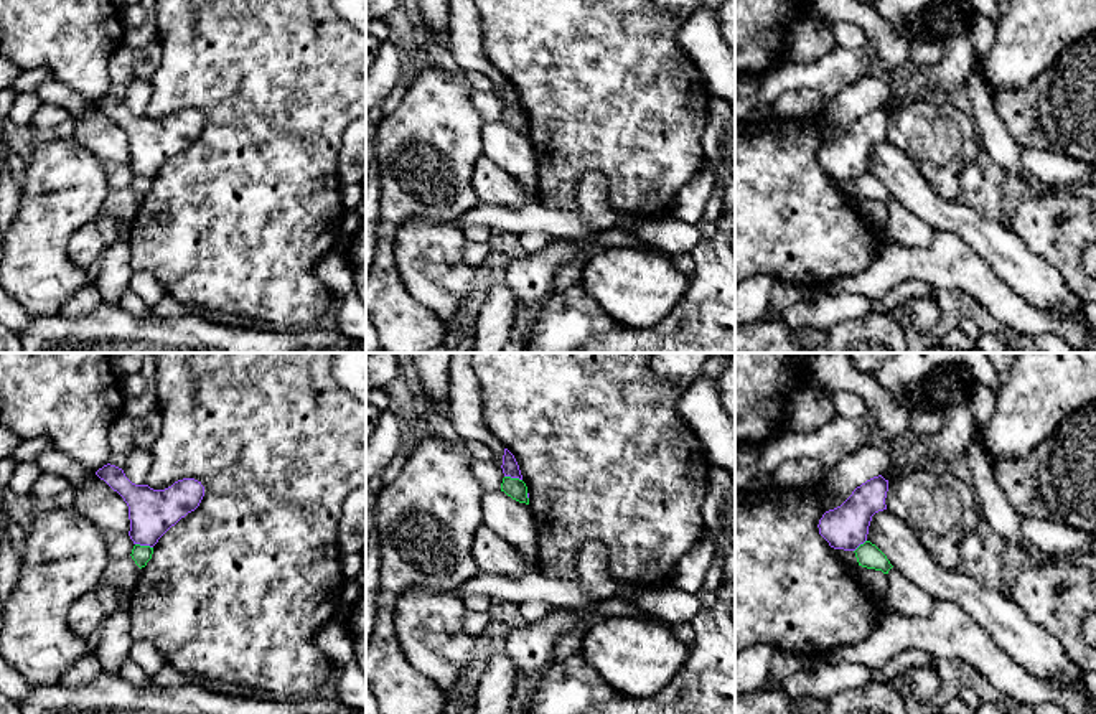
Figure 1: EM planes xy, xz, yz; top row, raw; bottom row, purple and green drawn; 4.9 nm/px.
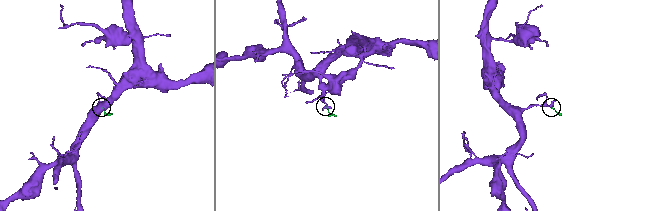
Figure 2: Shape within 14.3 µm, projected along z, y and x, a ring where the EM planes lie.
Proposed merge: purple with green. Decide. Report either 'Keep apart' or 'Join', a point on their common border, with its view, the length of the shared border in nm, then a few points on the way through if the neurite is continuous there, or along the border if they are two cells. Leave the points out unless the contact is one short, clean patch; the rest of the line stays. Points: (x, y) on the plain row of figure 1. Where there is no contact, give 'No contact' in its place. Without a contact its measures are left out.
Keep apart. Touches purple at xy (144, 175). Shared border 90 nm. Boundary: xy (135, 173), (152, 178)

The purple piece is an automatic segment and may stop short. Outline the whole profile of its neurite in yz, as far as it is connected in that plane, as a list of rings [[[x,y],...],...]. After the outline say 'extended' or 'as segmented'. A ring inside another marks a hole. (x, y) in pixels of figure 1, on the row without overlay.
[[[874,107],[857,117],[837,139],[819,150],[819,165],[834,180],[855,181],[867,171],[872,147],[887,140],[888,110]]] | as segmented

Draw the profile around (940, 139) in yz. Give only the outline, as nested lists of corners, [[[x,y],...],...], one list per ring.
[[[920,99],[888,110],[885,135],[948,201],[961,198],[961,171],[982,152],[972,117],[943,101]]]

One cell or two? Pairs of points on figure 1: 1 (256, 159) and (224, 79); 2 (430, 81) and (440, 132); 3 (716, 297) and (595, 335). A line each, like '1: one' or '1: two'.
1: one
2: one
3: one

